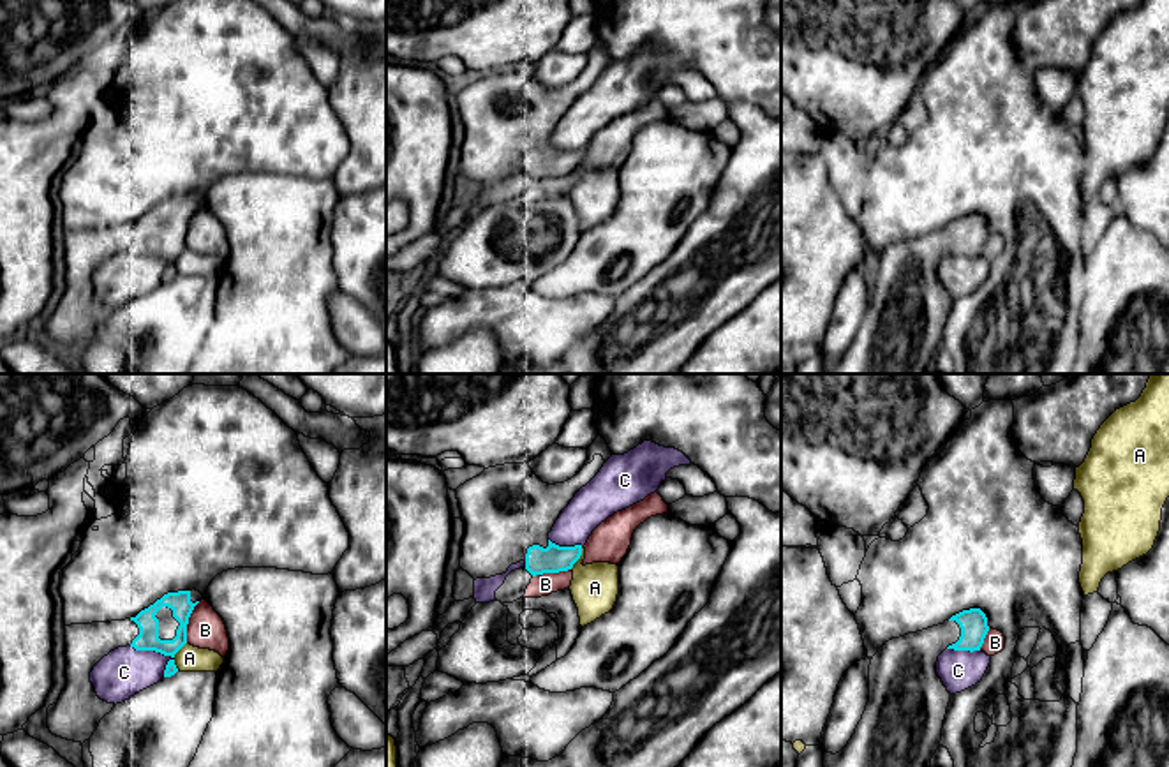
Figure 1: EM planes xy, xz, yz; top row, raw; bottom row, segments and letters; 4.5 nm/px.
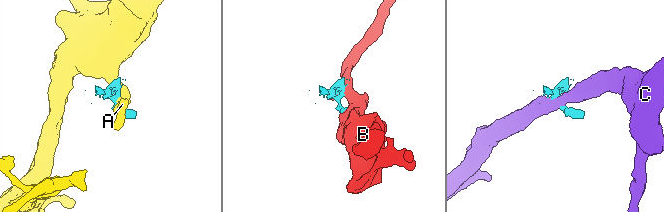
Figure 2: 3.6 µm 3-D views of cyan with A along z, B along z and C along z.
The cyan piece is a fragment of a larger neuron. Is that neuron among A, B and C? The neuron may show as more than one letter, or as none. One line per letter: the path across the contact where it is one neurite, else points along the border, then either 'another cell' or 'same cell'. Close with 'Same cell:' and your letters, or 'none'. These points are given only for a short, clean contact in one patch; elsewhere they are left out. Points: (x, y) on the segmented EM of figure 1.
A: border along xz (582, 547), (580, 558), (570, 568); another cell
B: another cell
C: border along xy (129, 646), (154, 649), (173, 660); another cell
Same cell: none

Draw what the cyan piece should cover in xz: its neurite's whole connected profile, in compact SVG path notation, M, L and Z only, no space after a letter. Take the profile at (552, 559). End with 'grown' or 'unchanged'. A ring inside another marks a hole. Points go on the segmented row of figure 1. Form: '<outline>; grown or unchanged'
M598 436L587 448L582 471L564 483L543 483L524 462L488 467L460 485L455 490L464 522L460 568L474 580L503 575L520 561L532 577L571 570L582 555L582 545L559 547L548 540L548 532L575 494L599 473L610 457L607 441Z; grown

